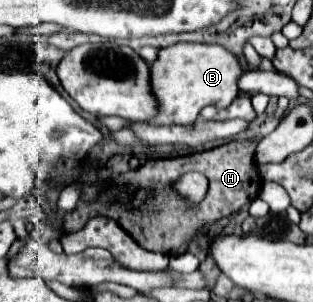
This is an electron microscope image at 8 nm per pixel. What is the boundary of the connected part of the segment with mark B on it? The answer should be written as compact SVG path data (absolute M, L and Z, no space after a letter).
M177 42L159 50L159 58L151 64L151 86L159 100L159 114L151 124L191 126L205 106L227 108L237 96L237 80L243 74L239 58L219 44Z

